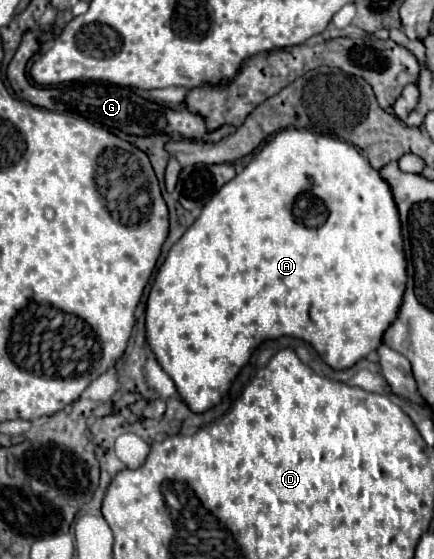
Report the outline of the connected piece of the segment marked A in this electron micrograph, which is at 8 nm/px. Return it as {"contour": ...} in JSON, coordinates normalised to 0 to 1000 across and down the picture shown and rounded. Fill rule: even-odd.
{"contour":[[[659,229],[641,240],[631,240],[627,250],[613,254],[590,272],[590,279],[571,290],[571,297],[553,311],[544,311],[525,329],[516,329],[475,361],[475,369],[465,372],[465,383],[452,390],[452,397],[392,444],[378,472],[364,479],[359,501],[355,501],[346,526],[341,526],[336,608],[341,608],[346,626],[359,637],[364,651],[401,680],[406,698],[419,708],[419,716],[433,723],[433,730],[442,737],[465,741],[512,716],[512,708],[525,701],[530,687],[539,683],[539,676],[548,673],[558,655],[576,644],[576,633],[608,608],[622,608],[622,605],[677,601],[677,605],[710,612],[765,662],[793,662],[793,658],[816,655],[829,640],[843,640],[857,626],[866,626],[876,619],[885,590],[903,580],[903,569],[912,569],[912,555],[922,551],[922,533],[931,530],[938,497],[924,399],[917,394],[912,361],[903,354],[903,343],[894,340],[894,329],[876,318],[876,308],[866,308],[853,297],[853,290],[825,272],[820,261],[811,261],[793,250],[779,250],[756,240],[728,240],[714,233],[705,236],[700,229],[691,229],[691,233]]]}

